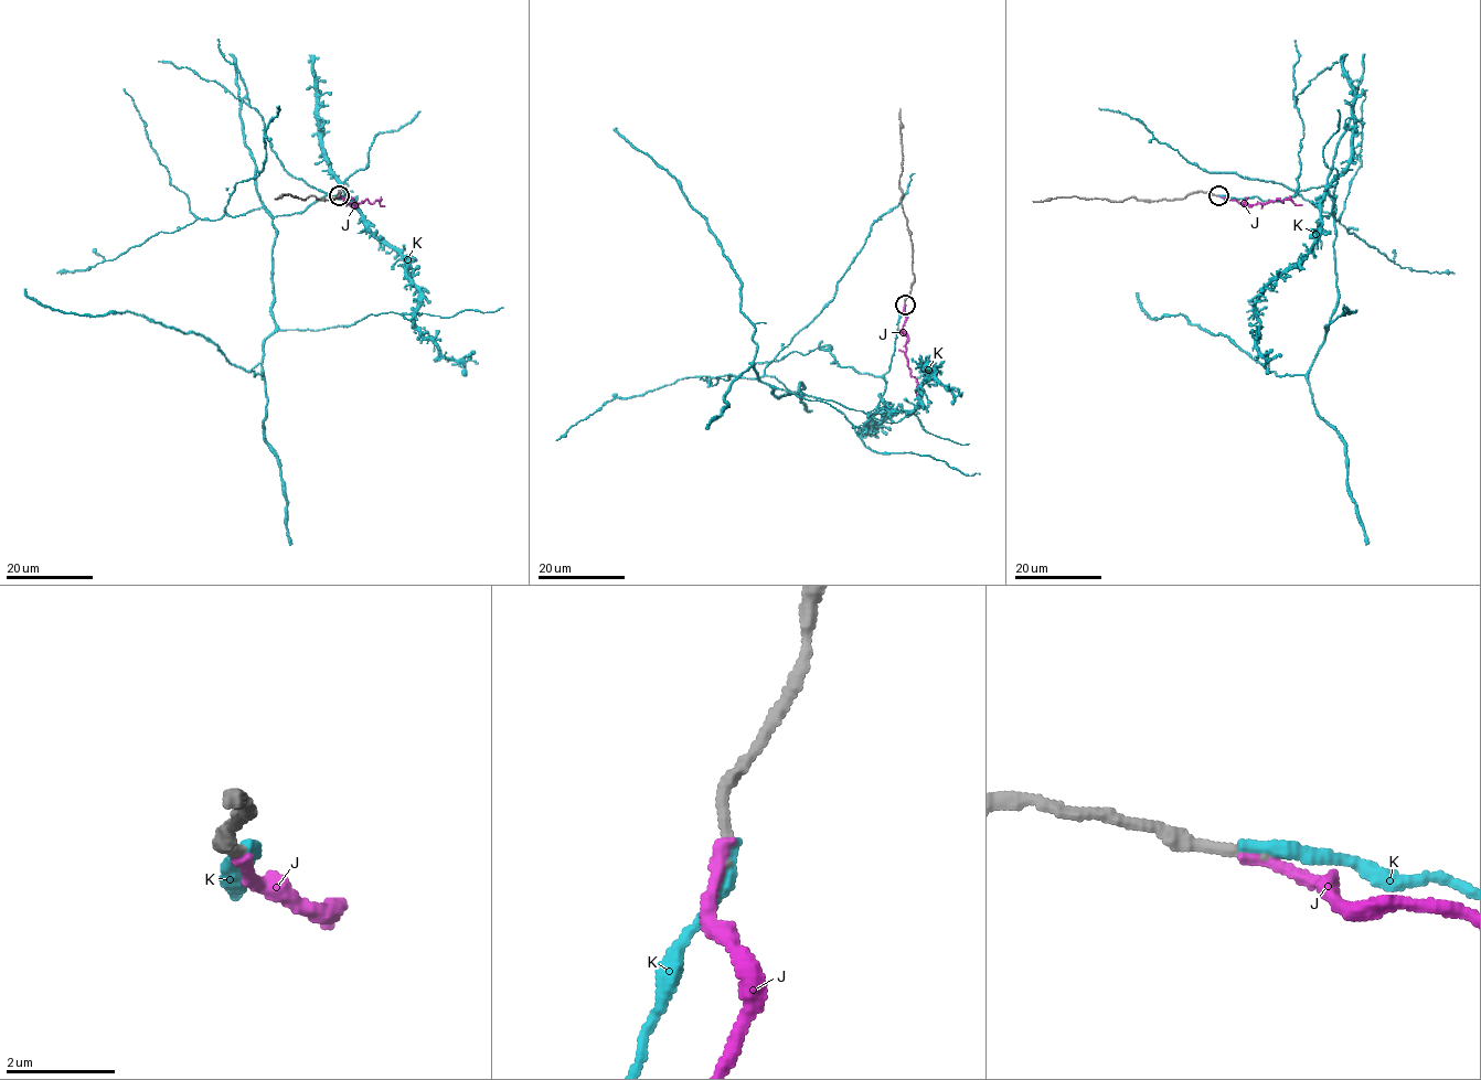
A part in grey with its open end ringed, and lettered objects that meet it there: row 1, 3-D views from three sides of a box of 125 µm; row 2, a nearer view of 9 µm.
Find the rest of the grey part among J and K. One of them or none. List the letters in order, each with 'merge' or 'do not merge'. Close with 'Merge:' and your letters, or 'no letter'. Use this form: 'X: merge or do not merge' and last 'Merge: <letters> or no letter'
J: do not merge
K: merge
Merge: K

